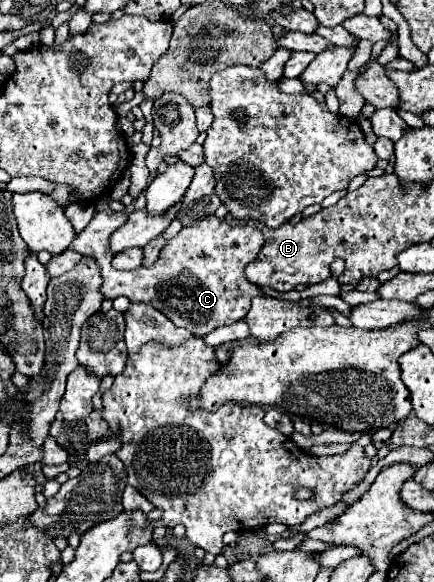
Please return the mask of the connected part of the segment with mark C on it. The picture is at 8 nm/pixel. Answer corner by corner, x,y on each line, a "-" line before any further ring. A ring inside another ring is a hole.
98,211
92,217
92,221
88,223
88,227
82,233
78,233
76,239
72,241
74,251
78,251
82,255
90,255
98,261
98,265
102,269
102,277
104,277
102,293
106,299
116,299
118,295
124,295
132,303
148,303
148,305
156,307
158,311
162,311
168,319
172,319
172,323
176,327
184,327
184,329
192,331
192,335
204,337
210,331
214,331
216,327
230,325
230,323
244,319
246,313
250,311
252,297
262,295
262,291
254,283
250,283
244,275
246,265
250,261
254,261
258,257
260,249
264,247
264,235
258,227
254,227
254,225
232,227
226,223
226,219
218,219
216,215
206,215
194,225
184,225
182,231
166,243
166,247
160,251
158,261
152,263
150,267
138,267
136,271
116,271
110,265
108,239
112,237
112,231
116,231
116,227
124,225
124,219
128,219
128,215
124,211
116,211
116,213

